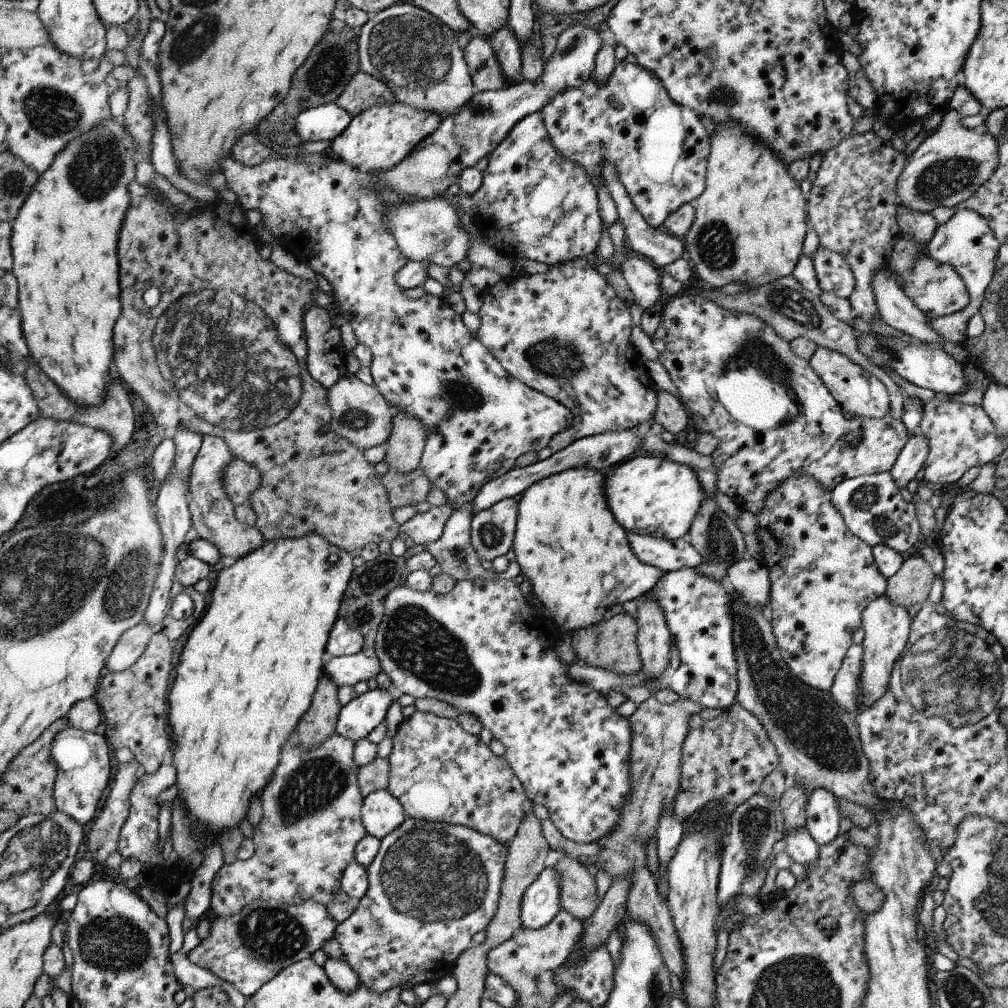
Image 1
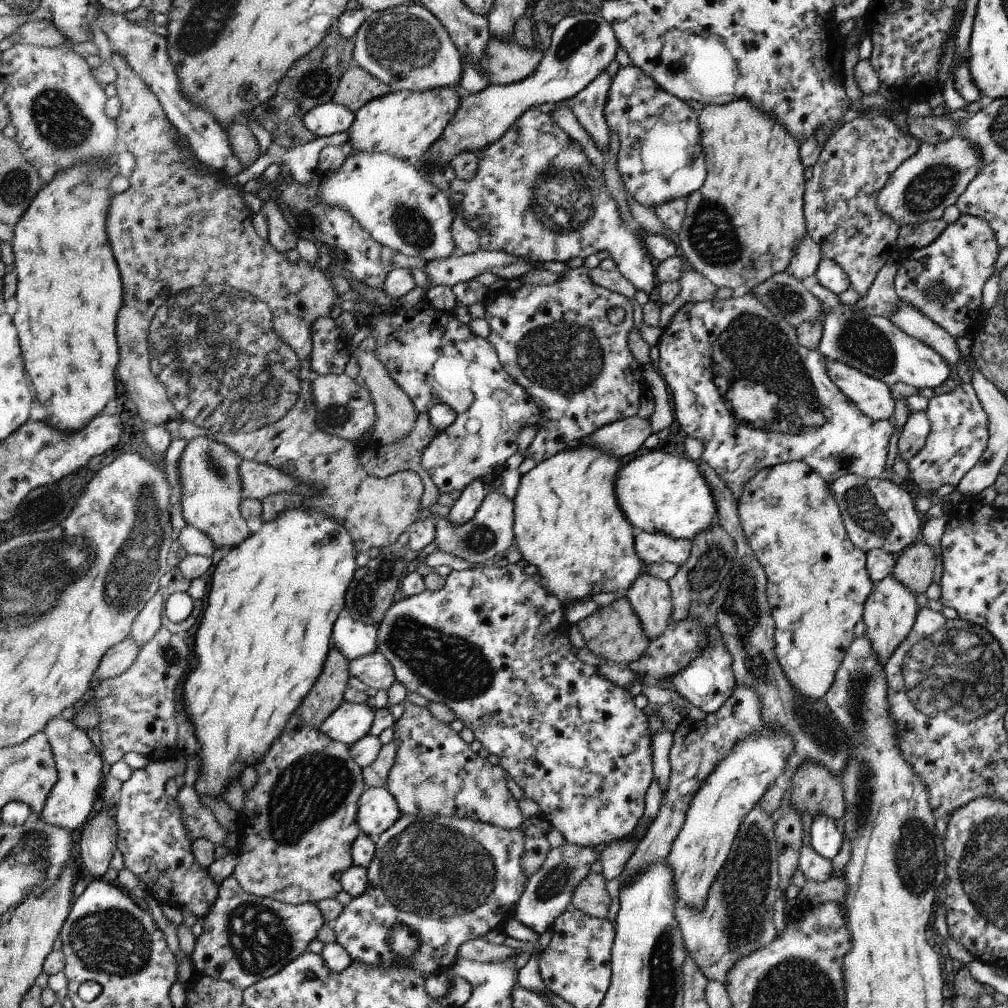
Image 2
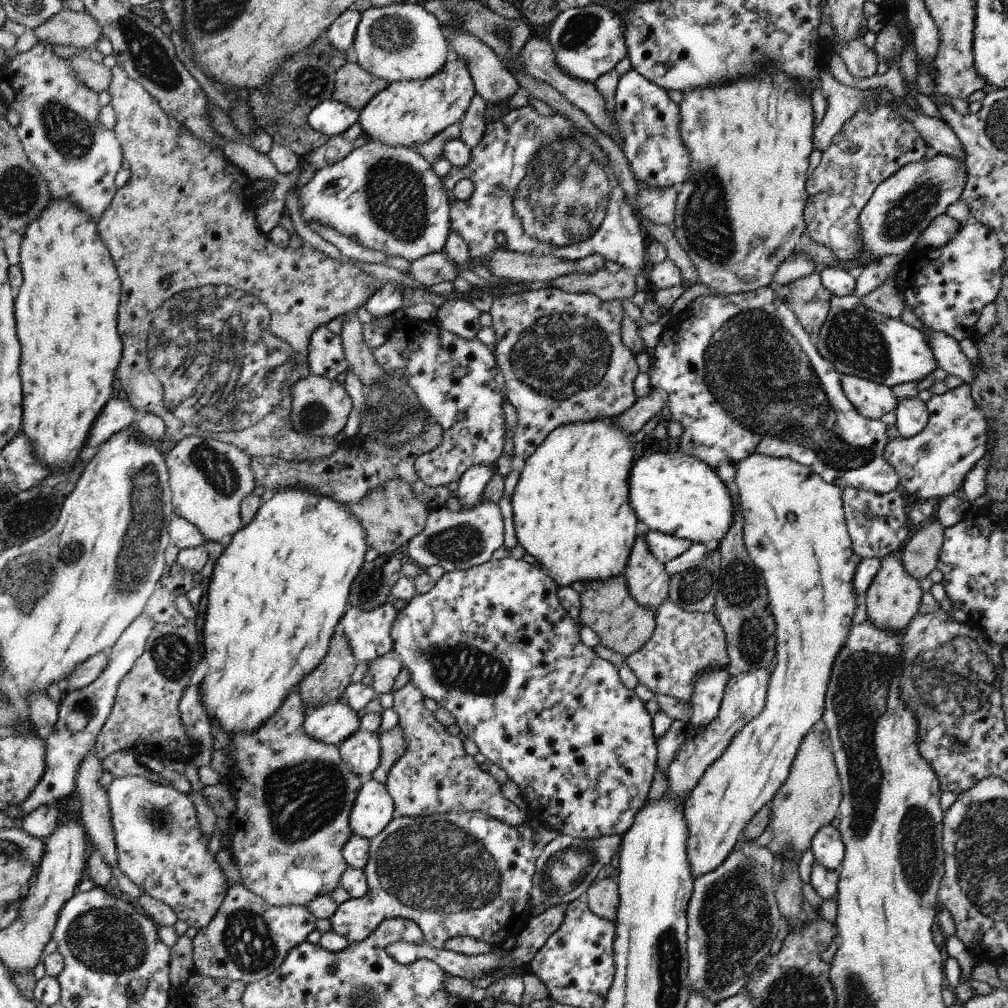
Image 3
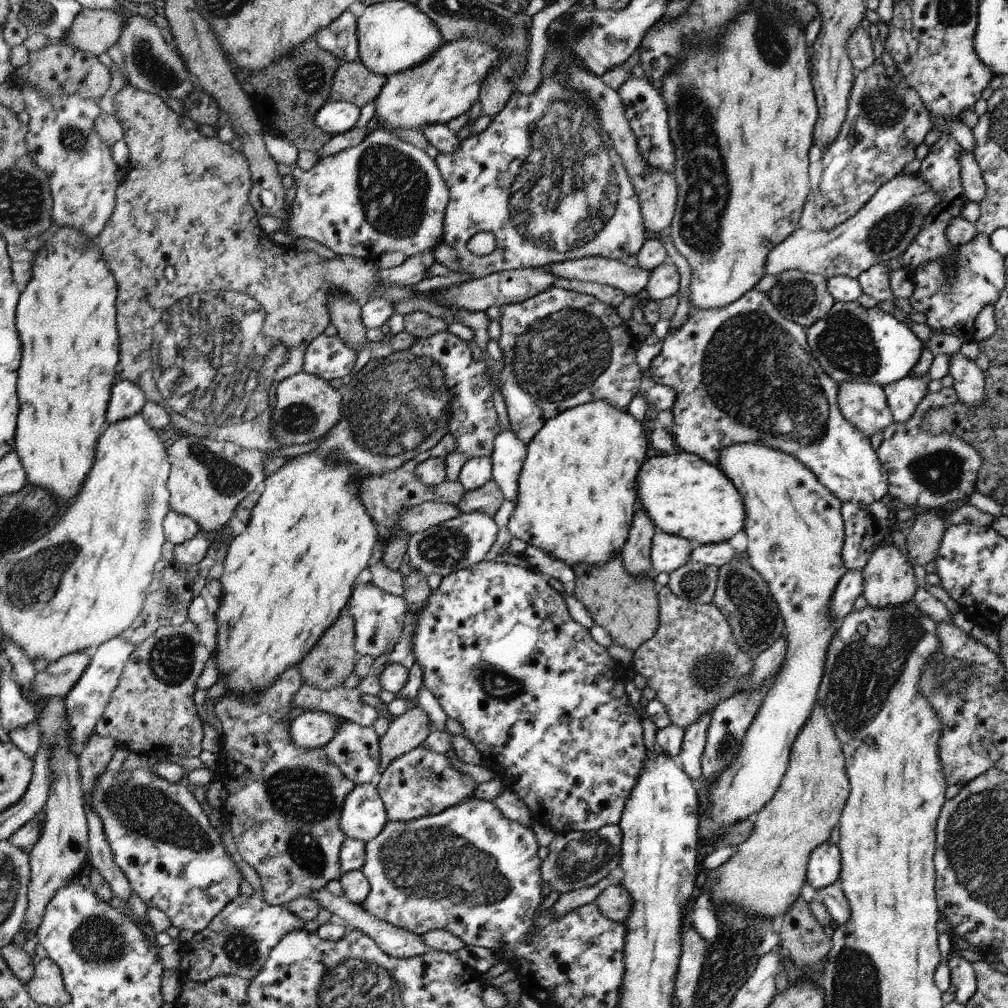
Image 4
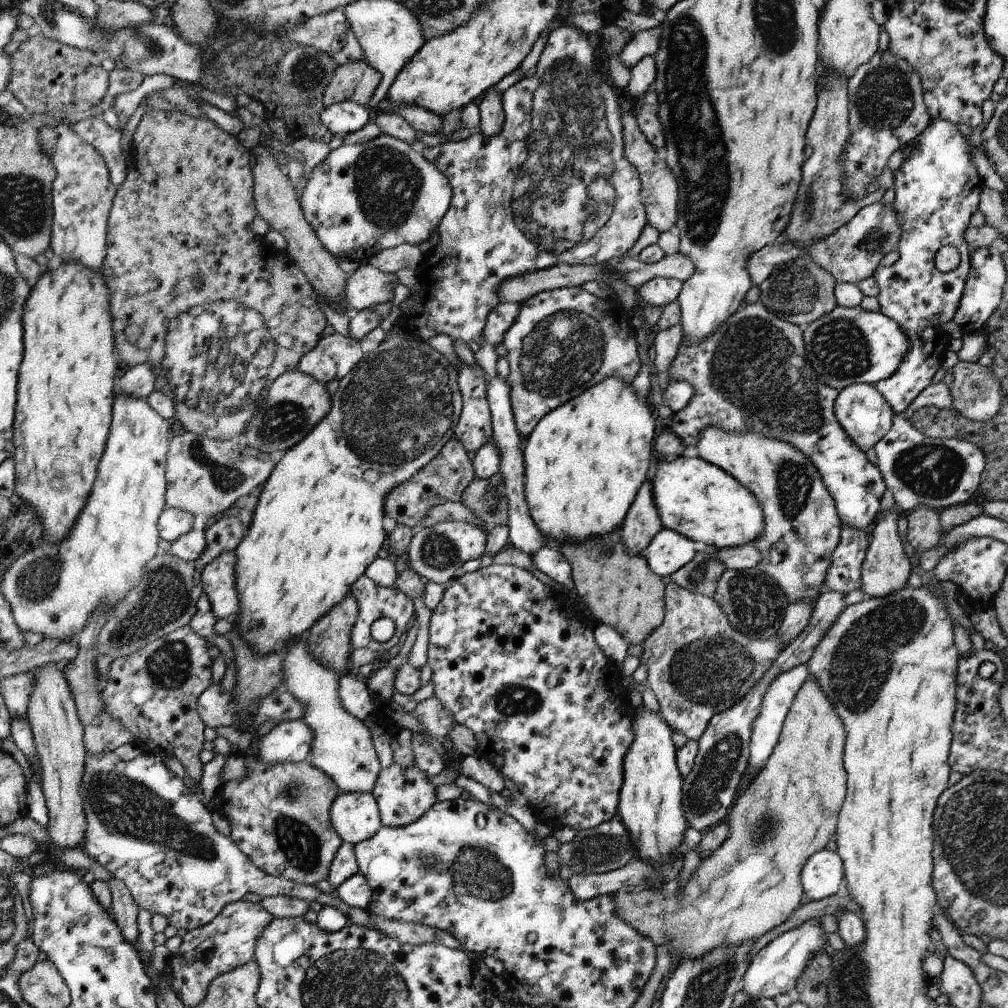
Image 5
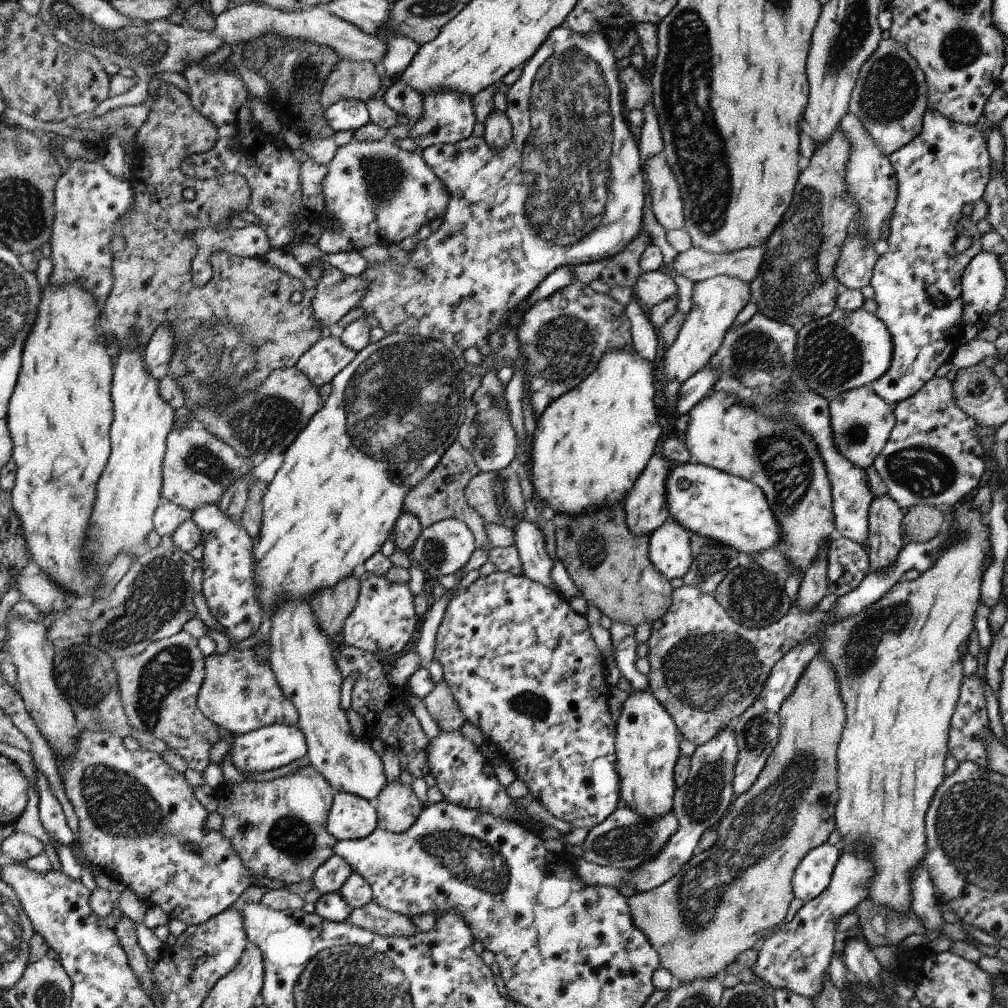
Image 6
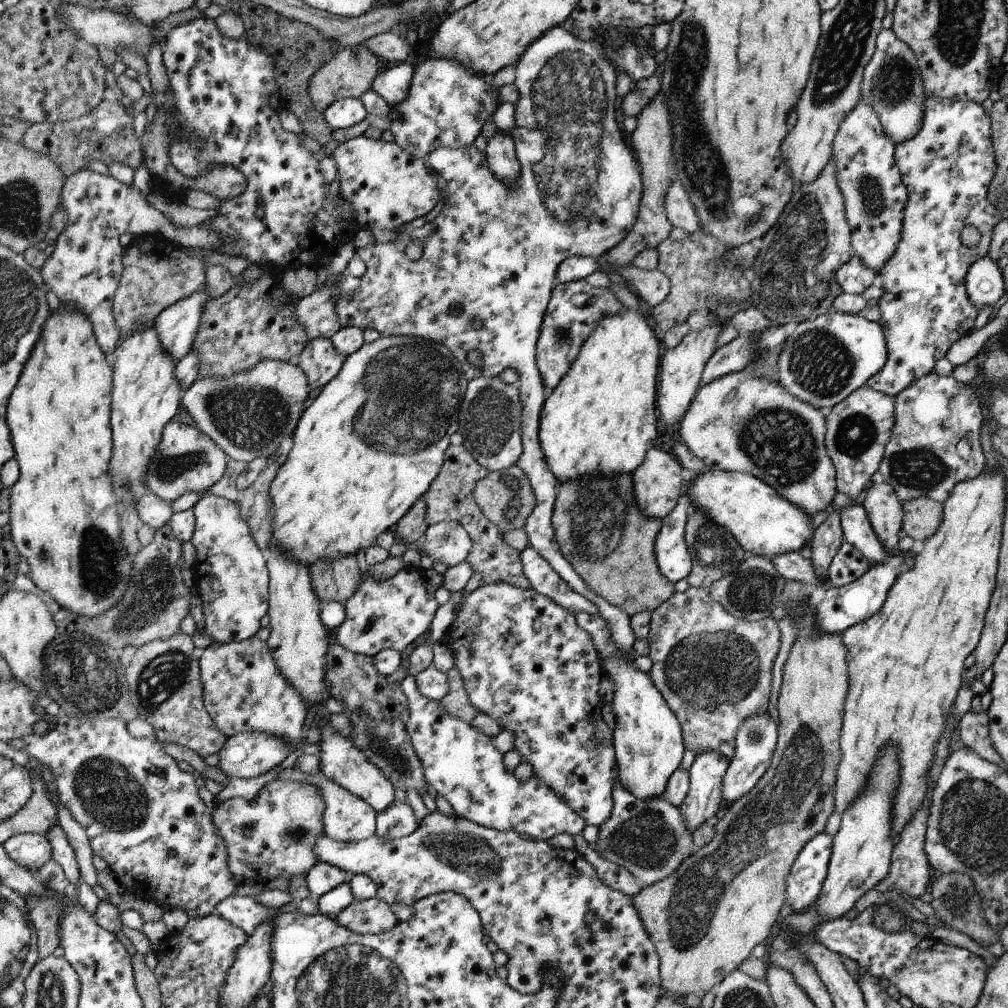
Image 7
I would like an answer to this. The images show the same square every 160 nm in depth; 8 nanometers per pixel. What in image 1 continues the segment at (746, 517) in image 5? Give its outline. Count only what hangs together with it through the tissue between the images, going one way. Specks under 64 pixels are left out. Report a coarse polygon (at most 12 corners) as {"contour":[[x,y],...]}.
{"contour":[[664,456],[628,458],[606,479],[628,534],[679,539],[704,490]]}

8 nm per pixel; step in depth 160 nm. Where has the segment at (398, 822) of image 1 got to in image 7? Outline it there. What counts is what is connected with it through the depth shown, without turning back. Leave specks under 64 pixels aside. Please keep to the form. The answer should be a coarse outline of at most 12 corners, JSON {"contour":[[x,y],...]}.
{"contour":[[295,765],[276,774],[306,781],[325,800],[322,826],[335,841],[358,842],[375,834],[378,813],[322,771]]}

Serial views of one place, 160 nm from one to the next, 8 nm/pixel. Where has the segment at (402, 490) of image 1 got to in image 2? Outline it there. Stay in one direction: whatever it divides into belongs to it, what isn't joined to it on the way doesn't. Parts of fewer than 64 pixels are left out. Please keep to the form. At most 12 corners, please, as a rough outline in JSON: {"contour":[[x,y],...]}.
{"contour":[[428,413],[402,441],[359,448],[365,471],[381,479],[414,471],[423,480],[421,506],[430,508],[439,488],[422,454],[438,432]]}

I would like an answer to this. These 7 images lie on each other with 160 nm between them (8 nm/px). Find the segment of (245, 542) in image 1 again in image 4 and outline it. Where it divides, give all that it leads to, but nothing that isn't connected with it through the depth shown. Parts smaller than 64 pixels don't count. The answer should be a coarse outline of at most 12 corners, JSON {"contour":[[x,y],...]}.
{"contour":[[184,434],[171,507],[224,528],[272,453]]}

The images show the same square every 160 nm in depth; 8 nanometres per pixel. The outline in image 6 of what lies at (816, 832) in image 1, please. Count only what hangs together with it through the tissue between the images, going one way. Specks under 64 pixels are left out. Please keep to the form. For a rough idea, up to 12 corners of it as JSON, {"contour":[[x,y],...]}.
{"contour":[[841,848],[813,849],[795,872],[796,898],[807,903],[831,884]]}

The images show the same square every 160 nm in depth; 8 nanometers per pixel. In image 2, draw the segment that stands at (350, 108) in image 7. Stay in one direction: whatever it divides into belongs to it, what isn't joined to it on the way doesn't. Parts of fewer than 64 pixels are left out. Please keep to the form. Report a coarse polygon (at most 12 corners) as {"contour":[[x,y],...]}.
{"contour":[[335,102],[303,116],[315,137],[347,132],[355,112]]}

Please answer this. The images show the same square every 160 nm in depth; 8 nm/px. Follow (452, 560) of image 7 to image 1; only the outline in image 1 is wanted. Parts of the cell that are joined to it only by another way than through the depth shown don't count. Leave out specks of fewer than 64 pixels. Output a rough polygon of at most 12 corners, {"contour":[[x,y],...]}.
{"contour":[[507,498],[472,517],[481,561],[512,548],[520,501]]}

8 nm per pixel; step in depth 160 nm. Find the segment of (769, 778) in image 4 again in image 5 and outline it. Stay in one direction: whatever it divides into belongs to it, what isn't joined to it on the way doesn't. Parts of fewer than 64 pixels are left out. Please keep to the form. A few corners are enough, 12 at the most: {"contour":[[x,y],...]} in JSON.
{"contour":[[700,432],[698,457],[764,510],[759,568],[816,601],[842,539],[810,458],[762,434]]}

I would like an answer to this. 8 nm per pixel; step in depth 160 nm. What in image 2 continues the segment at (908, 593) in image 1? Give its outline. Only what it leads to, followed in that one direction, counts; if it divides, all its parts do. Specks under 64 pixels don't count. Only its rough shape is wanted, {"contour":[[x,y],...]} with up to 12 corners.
{"contour":[[921,541],[896,557],[891,575],[919,595],[932,584],[935,552]]}

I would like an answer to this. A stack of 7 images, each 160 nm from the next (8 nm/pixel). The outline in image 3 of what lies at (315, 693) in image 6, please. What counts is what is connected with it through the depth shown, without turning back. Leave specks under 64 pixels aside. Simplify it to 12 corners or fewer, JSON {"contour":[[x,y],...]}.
{"contour":[[360,728],[338,746],[358,776],[382,762],[378,735]]}

